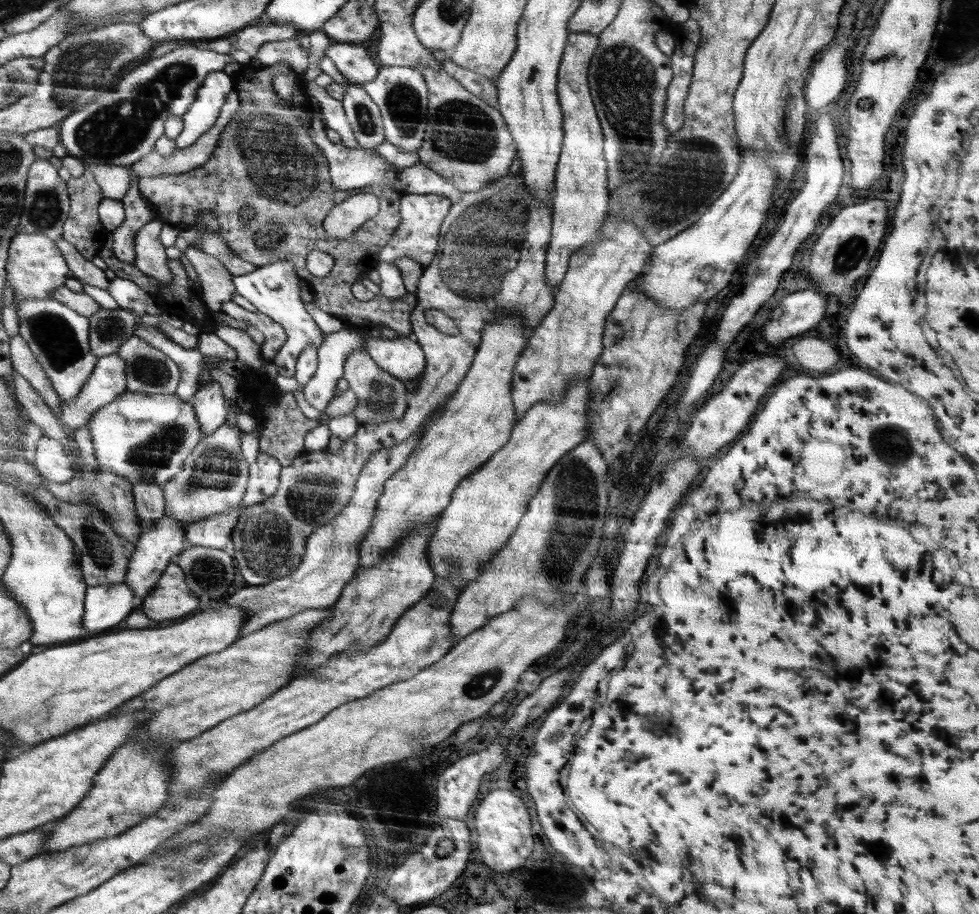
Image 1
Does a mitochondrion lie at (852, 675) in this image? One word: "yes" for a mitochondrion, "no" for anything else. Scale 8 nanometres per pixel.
no

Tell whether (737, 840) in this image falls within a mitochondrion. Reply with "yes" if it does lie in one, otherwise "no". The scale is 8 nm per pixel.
no

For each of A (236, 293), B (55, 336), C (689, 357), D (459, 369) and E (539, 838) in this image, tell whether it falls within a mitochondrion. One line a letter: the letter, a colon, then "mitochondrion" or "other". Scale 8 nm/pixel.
A: other
B: mitochondrion
C: other
D: other
E: other

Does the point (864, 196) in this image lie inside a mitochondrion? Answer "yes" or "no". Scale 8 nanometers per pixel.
no

